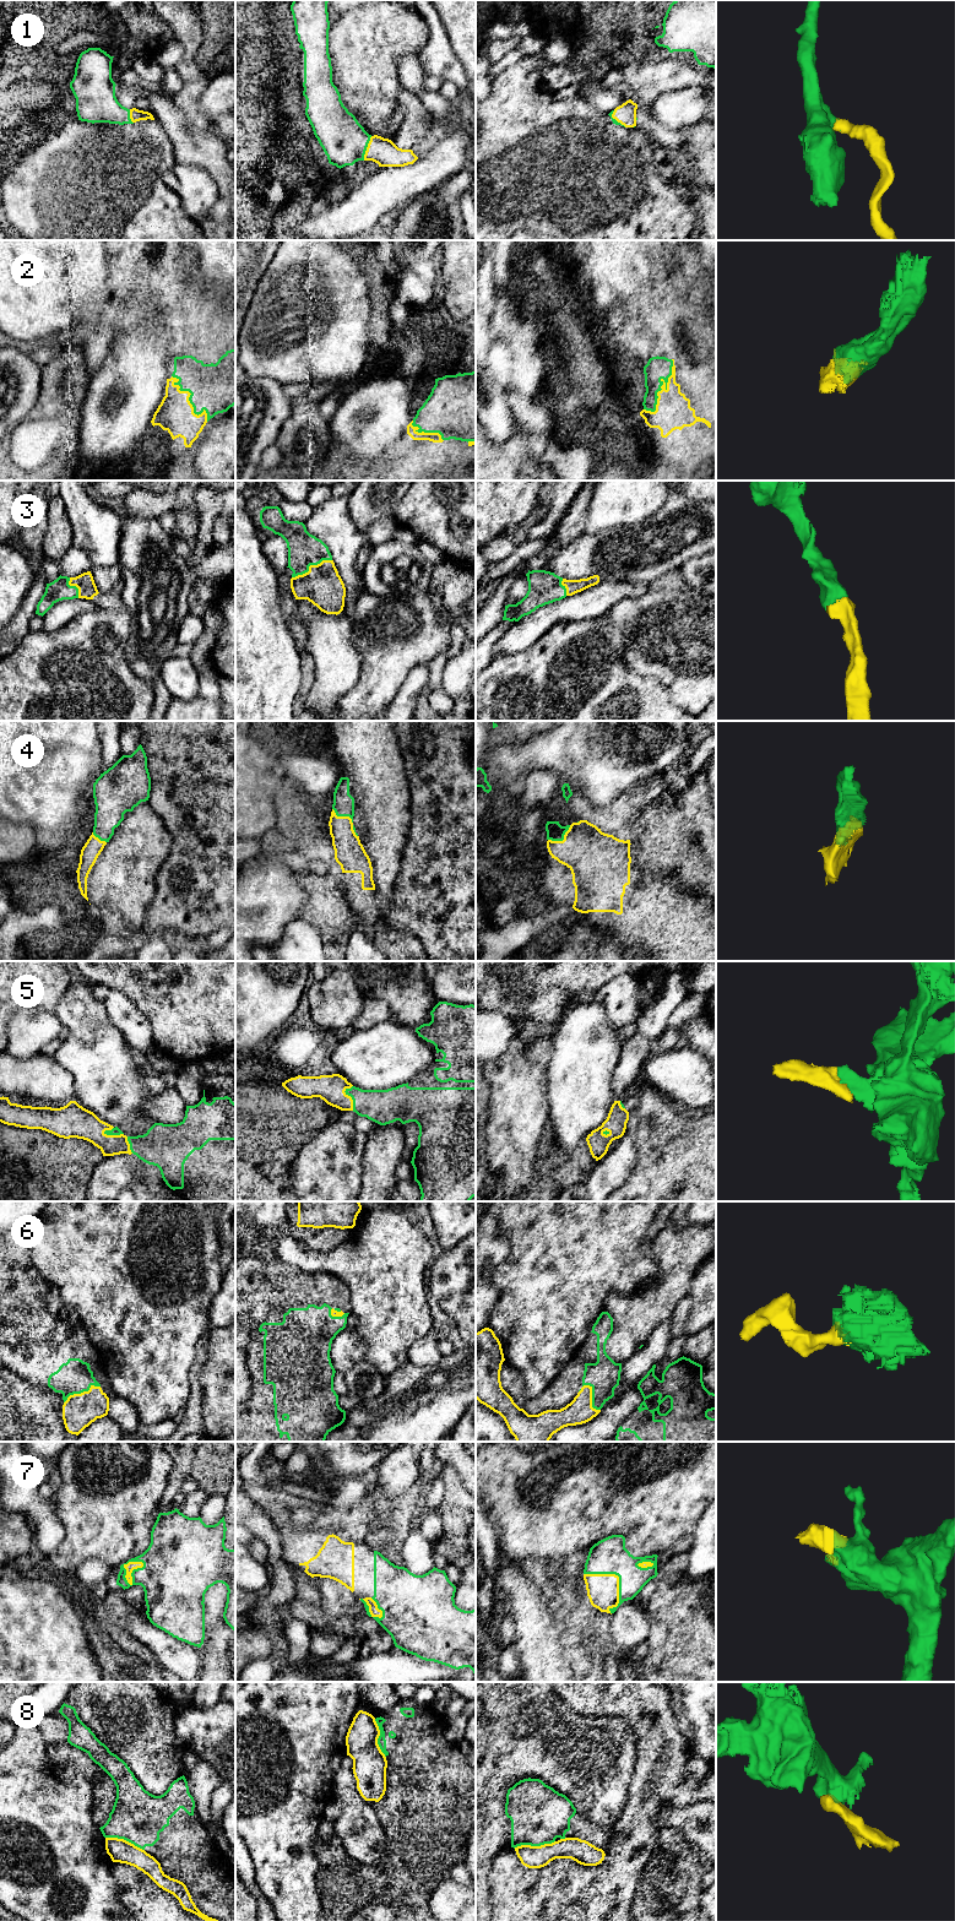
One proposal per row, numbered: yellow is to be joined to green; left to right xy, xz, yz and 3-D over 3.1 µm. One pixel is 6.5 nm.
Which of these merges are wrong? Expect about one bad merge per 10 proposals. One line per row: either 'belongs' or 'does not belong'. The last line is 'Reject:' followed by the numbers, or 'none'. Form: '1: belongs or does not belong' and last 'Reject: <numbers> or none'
1: belongs
2: belongs
3: belongs
4: belongs
5: belongs
6: belongs
7: belongs
8: does not belong
Reject: 8

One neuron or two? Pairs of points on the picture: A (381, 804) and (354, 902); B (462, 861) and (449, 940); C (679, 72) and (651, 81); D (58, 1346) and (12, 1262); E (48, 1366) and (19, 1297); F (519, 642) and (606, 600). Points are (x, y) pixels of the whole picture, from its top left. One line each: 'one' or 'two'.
A: two
B: one
C: one
D: one
E: one
F: one

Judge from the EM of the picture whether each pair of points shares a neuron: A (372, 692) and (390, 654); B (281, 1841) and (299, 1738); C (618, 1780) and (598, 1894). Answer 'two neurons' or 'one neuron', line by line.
A: one neuron
B: one neuron
C: two neurons

